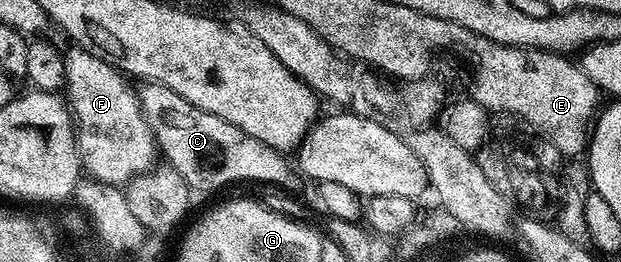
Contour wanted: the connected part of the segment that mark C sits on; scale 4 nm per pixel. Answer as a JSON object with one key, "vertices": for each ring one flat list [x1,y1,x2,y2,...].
{"vertices":[[148,82,141,88,144,89,138,92,140,109,156,140,159,155,164,155,163,159,169,166,178,170,193,193,216,192,239,180,258,180,261,185,275,185,280,190,288,190,292,179,298,176,293,161,291,164,285,153,238,130,238,126,218,118,218,114,210,114,186,102,182,94,174,94,174,90,164,84]]}

